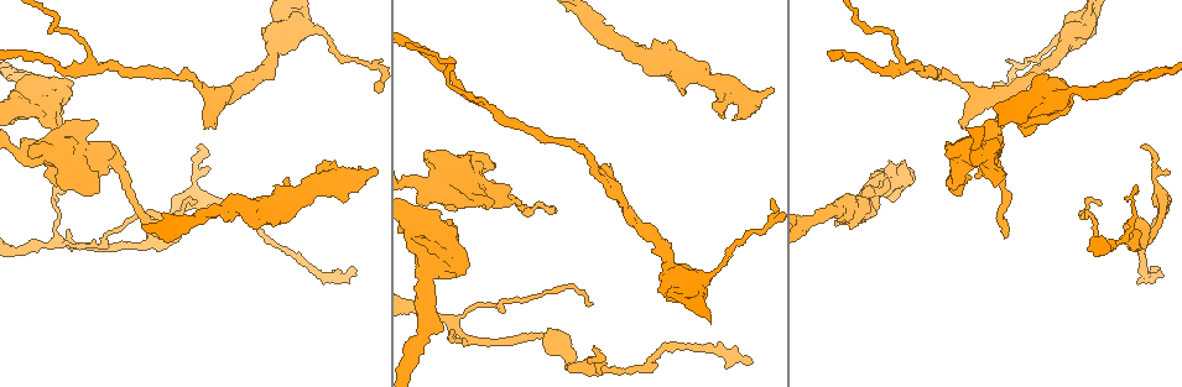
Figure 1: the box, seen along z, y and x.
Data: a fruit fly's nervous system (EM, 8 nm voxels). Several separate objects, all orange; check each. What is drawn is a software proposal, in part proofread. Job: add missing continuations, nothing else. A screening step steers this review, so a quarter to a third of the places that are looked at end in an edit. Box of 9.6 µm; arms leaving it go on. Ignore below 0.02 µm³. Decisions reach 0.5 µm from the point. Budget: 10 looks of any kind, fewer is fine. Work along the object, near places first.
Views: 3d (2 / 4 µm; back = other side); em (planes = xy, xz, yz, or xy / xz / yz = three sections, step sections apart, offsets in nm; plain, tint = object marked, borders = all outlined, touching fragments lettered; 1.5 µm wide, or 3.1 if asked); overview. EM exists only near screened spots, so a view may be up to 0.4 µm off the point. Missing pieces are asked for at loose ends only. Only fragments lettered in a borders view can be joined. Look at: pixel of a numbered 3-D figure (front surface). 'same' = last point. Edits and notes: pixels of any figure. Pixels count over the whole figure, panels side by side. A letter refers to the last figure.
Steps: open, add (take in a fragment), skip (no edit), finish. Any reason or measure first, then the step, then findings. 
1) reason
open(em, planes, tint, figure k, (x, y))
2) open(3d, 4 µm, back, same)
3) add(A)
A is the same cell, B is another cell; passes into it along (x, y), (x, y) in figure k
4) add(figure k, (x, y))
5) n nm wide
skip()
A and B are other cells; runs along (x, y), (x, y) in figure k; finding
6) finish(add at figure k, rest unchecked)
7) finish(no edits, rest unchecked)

free end
open(3d, 4 µm, back, figure 1, (350, 266))

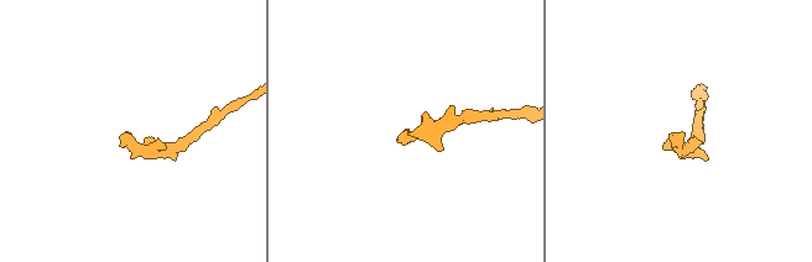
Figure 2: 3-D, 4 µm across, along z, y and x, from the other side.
now the EM
open(em, xz, step 8, borders, figure 2, (131, 134))

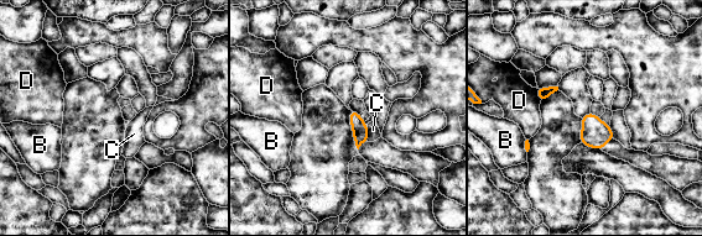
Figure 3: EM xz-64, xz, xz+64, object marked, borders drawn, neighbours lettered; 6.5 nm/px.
C touches over 110 nm
skip()
B, C and D are other cells; border along (367, 125), (368, 141) in figure 3; none of them fits

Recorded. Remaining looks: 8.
open(em, xy, step 4, borders, figure 1, (1143, 146))

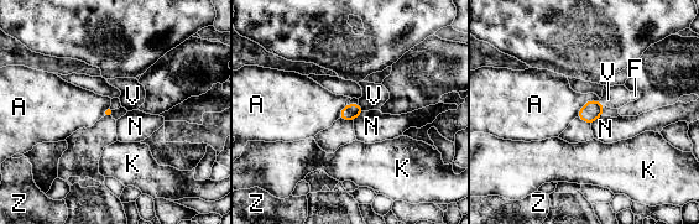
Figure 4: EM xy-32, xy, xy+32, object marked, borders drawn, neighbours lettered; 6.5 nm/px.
another direction
open(em, yz, step 8, borders, same)

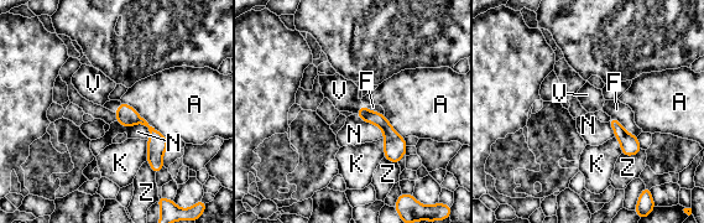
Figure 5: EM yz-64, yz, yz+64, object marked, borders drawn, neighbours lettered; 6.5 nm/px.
90 nm wide
skip()
A, F, K, N, V and Z are other cells; border along (120, 100), (131, 105), (167, 140) in figure 5; none of them fits

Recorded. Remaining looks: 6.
thin end
open(em, planes, borders, figure 1, (453, 341))

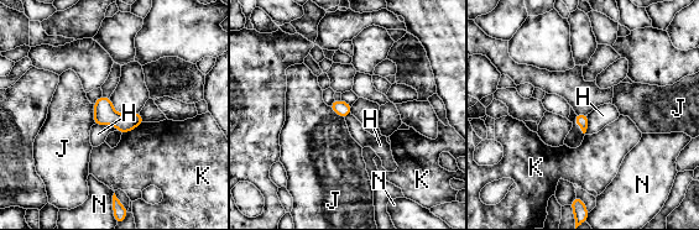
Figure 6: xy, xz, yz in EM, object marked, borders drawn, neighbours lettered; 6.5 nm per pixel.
skip()
H, J, K and N are other cells; border along (94, 124), (114, 125), (119, 130) in figure 6; none of them fits

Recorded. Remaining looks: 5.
stops while still wide
open(em, xz, step 4, borders, figure 1, (1027, 134))

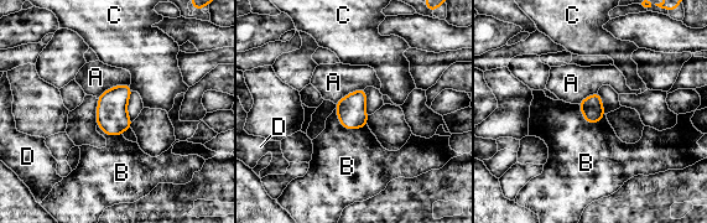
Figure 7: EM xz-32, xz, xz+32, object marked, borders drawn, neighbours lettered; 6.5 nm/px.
open(em, planes, borders, same)

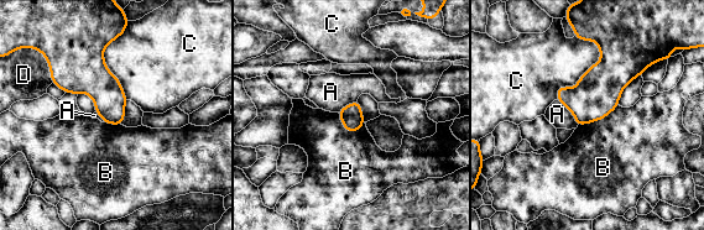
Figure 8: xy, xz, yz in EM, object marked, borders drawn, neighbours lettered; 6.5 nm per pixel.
skip()
A, B, C and D are other cells; border along (618, 104), (605, 116), (578, 126) in figure 8; no lettered fragment goes on from it

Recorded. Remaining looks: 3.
finish(no edits, rest unchecked)

